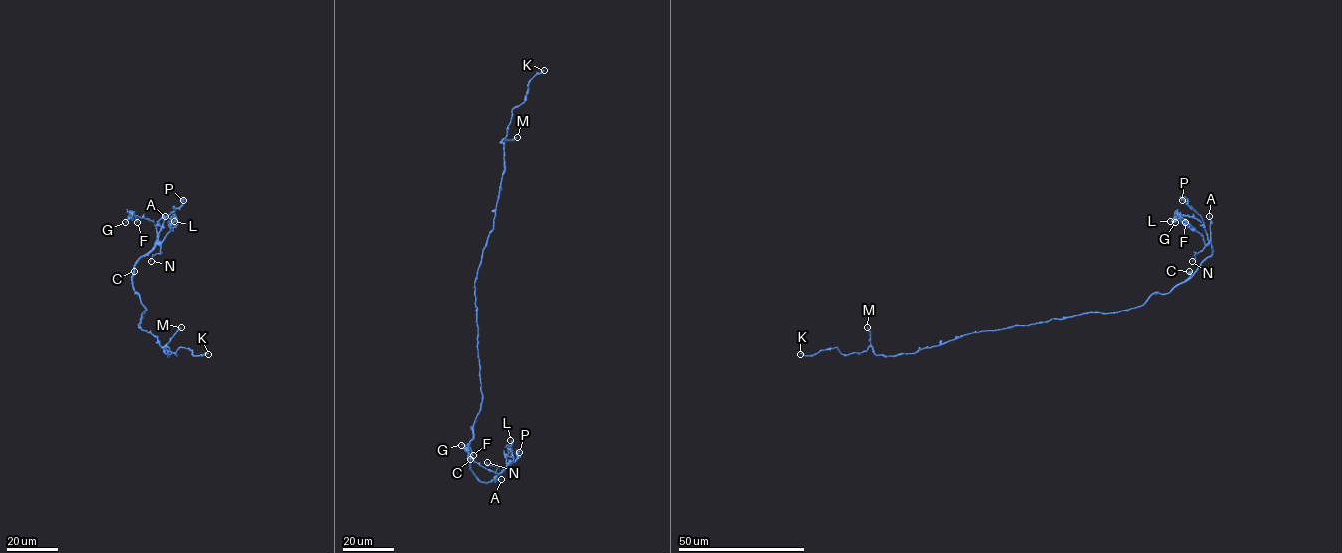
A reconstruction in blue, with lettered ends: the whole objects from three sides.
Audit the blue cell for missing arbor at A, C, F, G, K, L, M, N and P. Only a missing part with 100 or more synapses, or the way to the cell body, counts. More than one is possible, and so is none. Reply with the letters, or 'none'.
A, K, M

